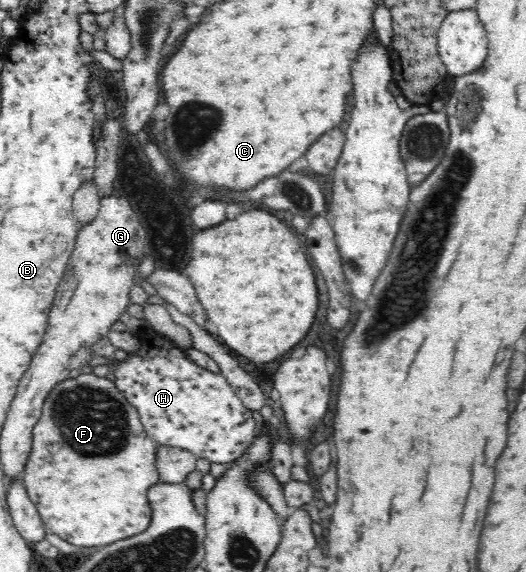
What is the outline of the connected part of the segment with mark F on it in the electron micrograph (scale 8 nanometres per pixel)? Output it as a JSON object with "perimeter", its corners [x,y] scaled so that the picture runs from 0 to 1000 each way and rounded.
{"perimeter":[[[156,652],[156,656],[141,659],[141,663],[125,663],[125,666],[108,670],[91,689],[91,694],[87,694],[76,733],[65,743],[63,753],[61,788],[53,795],[53,806],[49,806],[49,816],[42,823],[40,837],[46,841],[46,853],[53,858],[57,872],[72,886],[72,897],[76,897],[91,932],[103,932],[114,942],[122,942],[125,949],[144,953],[144,956],[179,956],[179,953],[209,953],[217,946],[243,942],[251,935],[262,935],[262,932],[278,928],[278,921],[285,918],[287,893],[285,886],[281,886],[278,858],[281,858],[285,848],[297,848],[297,844],[304,843],[302,825],[295,809],[300,776],[278,757],[262,717],[232,691],[211,657],[196,661],[177,652]]]}

